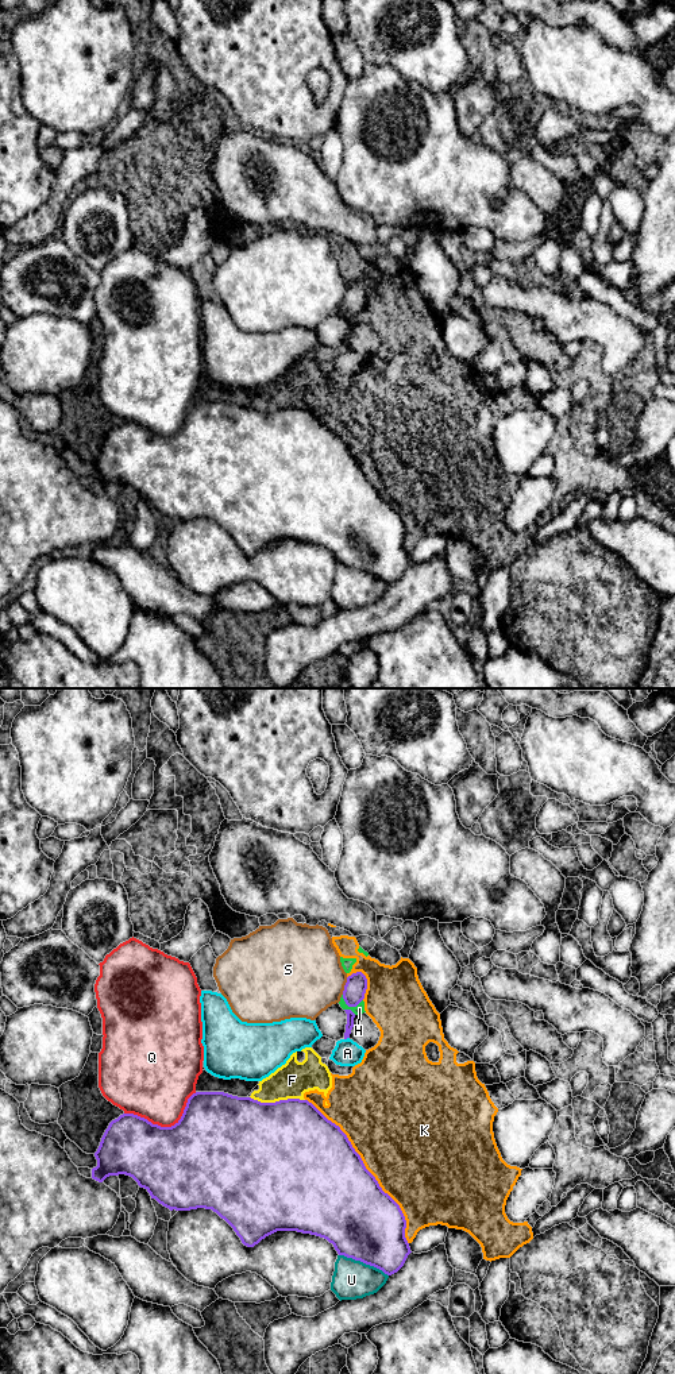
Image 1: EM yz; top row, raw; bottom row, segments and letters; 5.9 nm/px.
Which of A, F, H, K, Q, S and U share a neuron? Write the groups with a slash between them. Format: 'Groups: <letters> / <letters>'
Groups: A / F H K / Q / S / U

